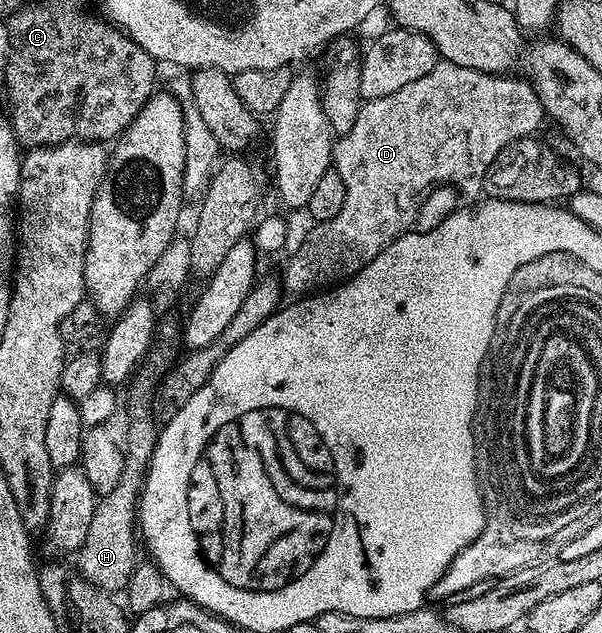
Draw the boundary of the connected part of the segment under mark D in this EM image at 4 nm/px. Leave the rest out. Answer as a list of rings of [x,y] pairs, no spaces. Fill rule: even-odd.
[[[443,60],[416,83],[400,87],[400,91],[384,95],[384,99],[365,102],[352,131],[341,134],[332,145],[332,168],[344,179],[344,207],[340,207],[336,219],[315,224],[302,246],[287,259],[286,270],[280,273],[281,288],[287,294],[313,295],[341,285],[347,277],[355,277],[388,243],[413,226],[410,224],[422,205],[422,196],[432,192],[434,185],[477,182],[504,147],[521,137],[537,134],[541,121],[544,114],[536,91],[521,76],[481,73]]]

